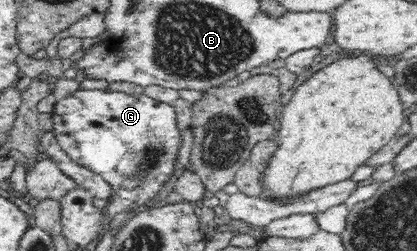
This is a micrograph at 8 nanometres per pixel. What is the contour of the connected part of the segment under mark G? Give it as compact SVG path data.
M80 88L71 95L58 100L54 105L51 114L54 120L54 129L52 132L55 135L58 145L64 150L64 152L66 152L66 155L73 161L76 161L76 164L89 168L92 172L95 172L95 174L98 174L101 178L104 178L104 180L110 182L115 187L115 190L117 191L116 198L108 201L108 206L104 209L104 214L112 216L118 212L122 212L122 210L132 208L134 204L140 206L144 201L152 198L154 194L164 186L164 184L167 184L170 177L173 176L173 170L176 166L175 160L182 144L182 136L177 128L177 116L172 104L166 104L165 102L154 100L154 97L146 96L146 93L125 93L105 89Z

